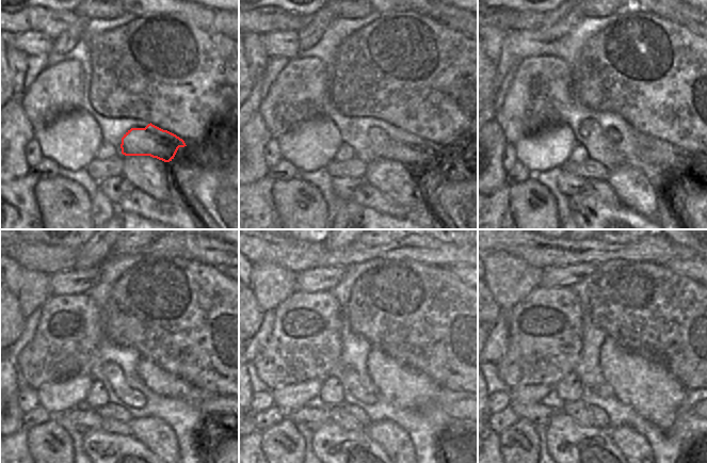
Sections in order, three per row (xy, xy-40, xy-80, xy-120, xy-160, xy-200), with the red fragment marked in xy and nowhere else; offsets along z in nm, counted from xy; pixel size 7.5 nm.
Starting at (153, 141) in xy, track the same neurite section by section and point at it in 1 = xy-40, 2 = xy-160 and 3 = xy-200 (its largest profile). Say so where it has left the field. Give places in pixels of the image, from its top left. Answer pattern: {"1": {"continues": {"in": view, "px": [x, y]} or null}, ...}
{"1": {"continues": {"in": "xy-40", "px": [411, 150]}}, "2": {"continues": {"in": "xy-160", "px": [450, 405]}}, "3": {"continues": {"in": "xy-200", "px": [694, 398]}}}

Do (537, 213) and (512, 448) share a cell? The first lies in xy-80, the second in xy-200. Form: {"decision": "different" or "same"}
{"decision": "same"}

